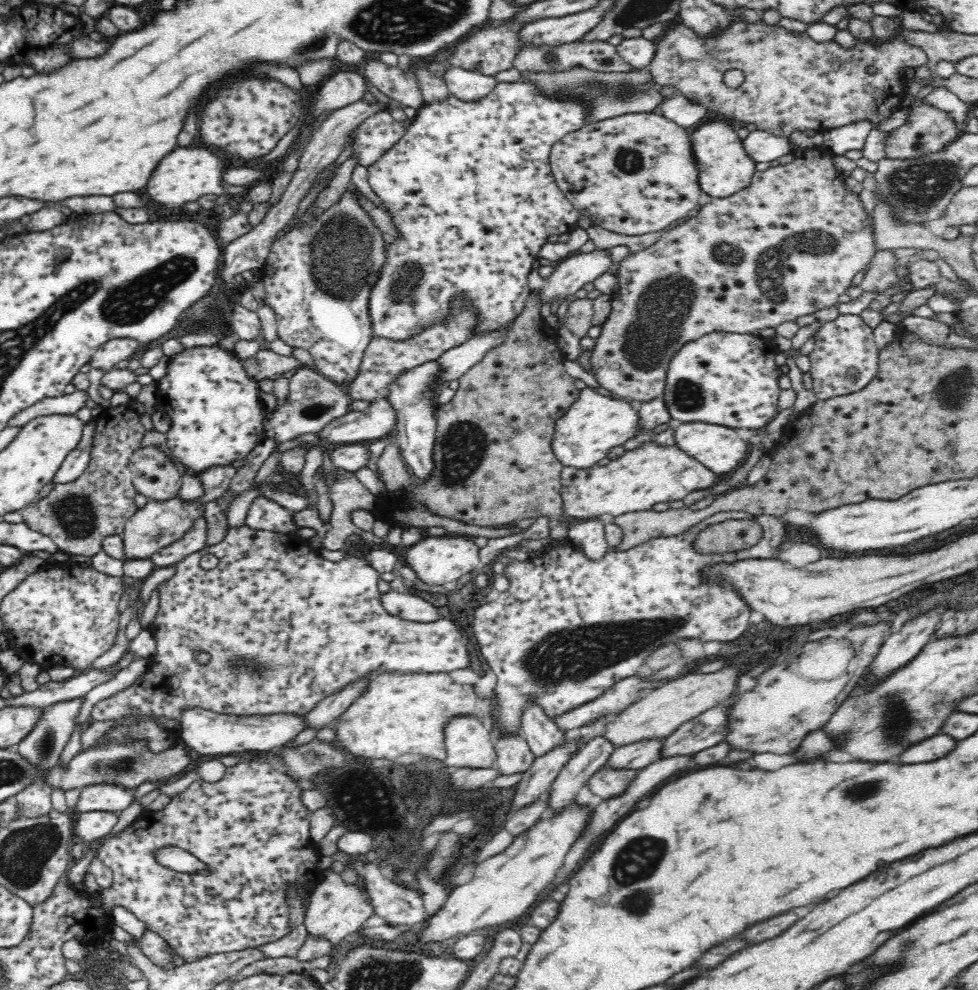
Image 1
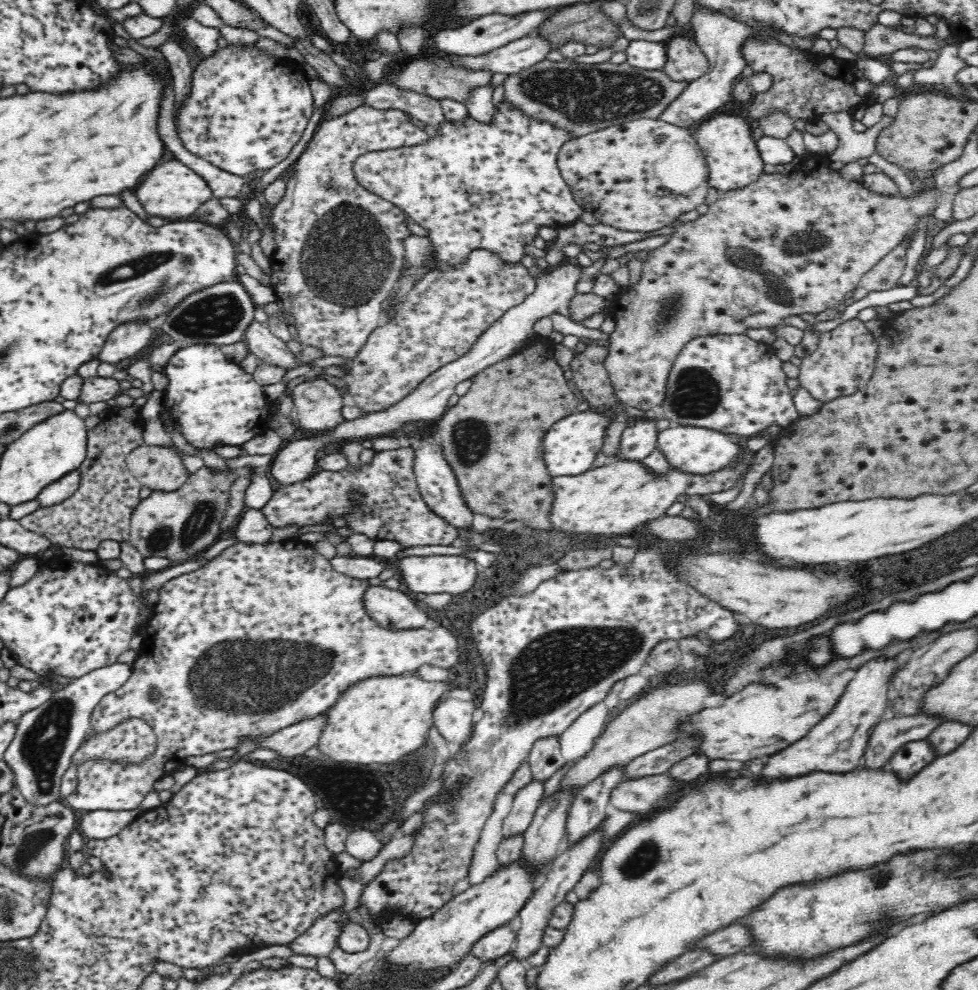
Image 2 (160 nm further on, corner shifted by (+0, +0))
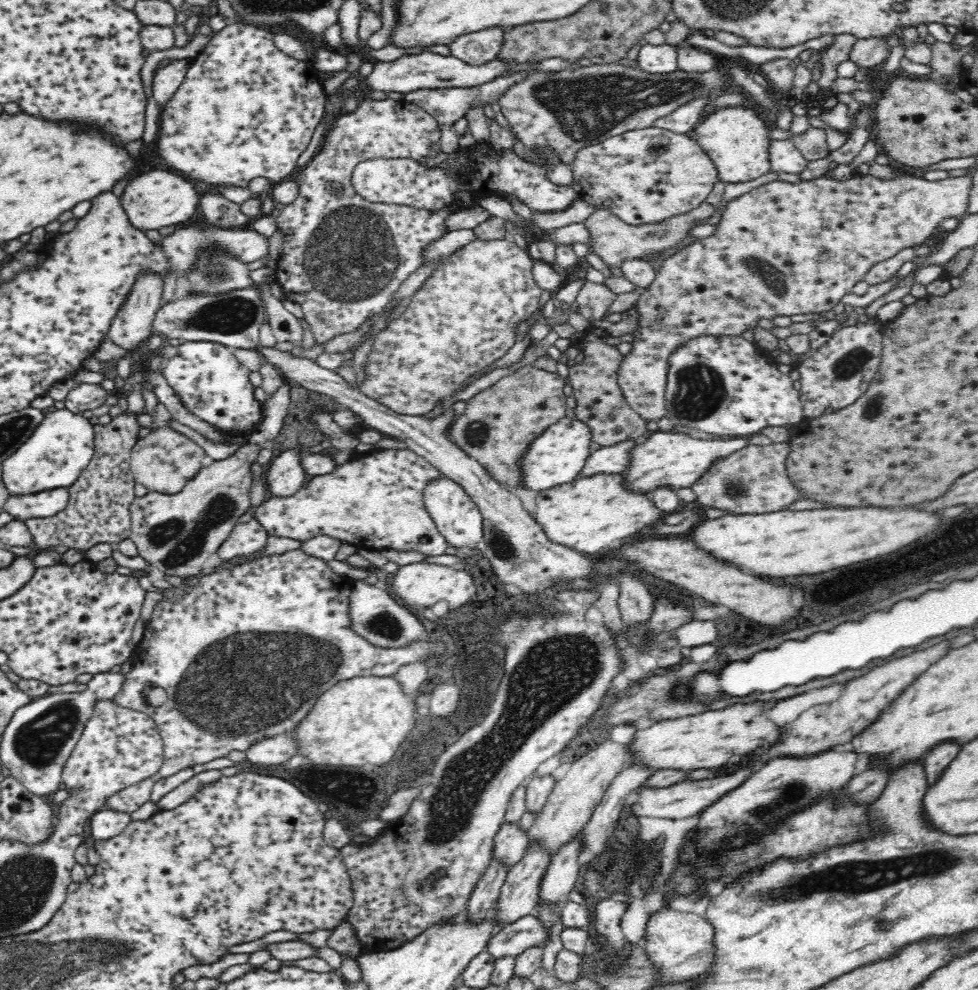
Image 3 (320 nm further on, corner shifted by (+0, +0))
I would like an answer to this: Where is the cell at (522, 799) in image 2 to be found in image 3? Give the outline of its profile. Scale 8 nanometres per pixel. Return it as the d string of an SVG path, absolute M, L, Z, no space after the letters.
M503 823L495 836L493 858L510 872L525 855L526 831L520 830L516 823Z

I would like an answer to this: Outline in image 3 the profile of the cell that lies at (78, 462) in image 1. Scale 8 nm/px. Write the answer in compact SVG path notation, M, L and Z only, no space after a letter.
M59 488L54 490L42 491L34 494L14 494L10 495L4 503L5 512L12 515L13 520L28 521L30 518L50 518L66 509L68 504L68 489Z

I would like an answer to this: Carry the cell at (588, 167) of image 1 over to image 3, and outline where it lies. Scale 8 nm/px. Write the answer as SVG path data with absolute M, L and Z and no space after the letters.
M646 127L626 131L596 145L584 147L577 152L572 166L572 188L578 196L595 206L607 208L628 224L650 224L667 220L670 216L686 214L698 208L718 182L718 169L714 161L702 150L692 135L678 134L660 127Z

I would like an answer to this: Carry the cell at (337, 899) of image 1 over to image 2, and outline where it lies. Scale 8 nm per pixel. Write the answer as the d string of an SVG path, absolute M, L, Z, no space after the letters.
M342 909L330 911L314 922L304 934L281 946L290 947L294 955L310 955L317 959L321 956L329 956L337 947L336 940L340 928L344 925L338 921L340 916L342 916Z

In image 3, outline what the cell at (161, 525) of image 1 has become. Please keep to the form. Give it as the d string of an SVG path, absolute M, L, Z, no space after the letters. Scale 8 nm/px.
M248 442L239 446L228 457L209 461L198 474L191 478L186 486L176 494L162 494L148 491L148 494L136 497L130 505L131 532L129 538L137 546L140 555L148 566L154 566L164 572L168 579L176 582L188 582L195 577L202 576L204 564L209 559L215 560L216 552L222 543L230 536L238 519L246 514L250 508L250 488L252 488L253 474L251 466L257 462L262 447L257 442Z

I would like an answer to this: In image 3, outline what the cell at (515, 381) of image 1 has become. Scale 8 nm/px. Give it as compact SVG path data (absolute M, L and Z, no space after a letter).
M534 365L520 368L469 400L464 414L446 430L449 439L478 459L500 484L516 488L520 484L520 456L535 438L567 414L563 380L564 374L550 374Z

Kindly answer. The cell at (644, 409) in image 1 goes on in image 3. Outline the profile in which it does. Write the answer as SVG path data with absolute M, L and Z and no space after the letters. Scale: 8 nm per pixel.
M622 441L615 445L600 447L588 454L584 468L580 470L577 478L589 477L597 474L618 474L626 470L630 464L628 452L634 446L634 441Z

